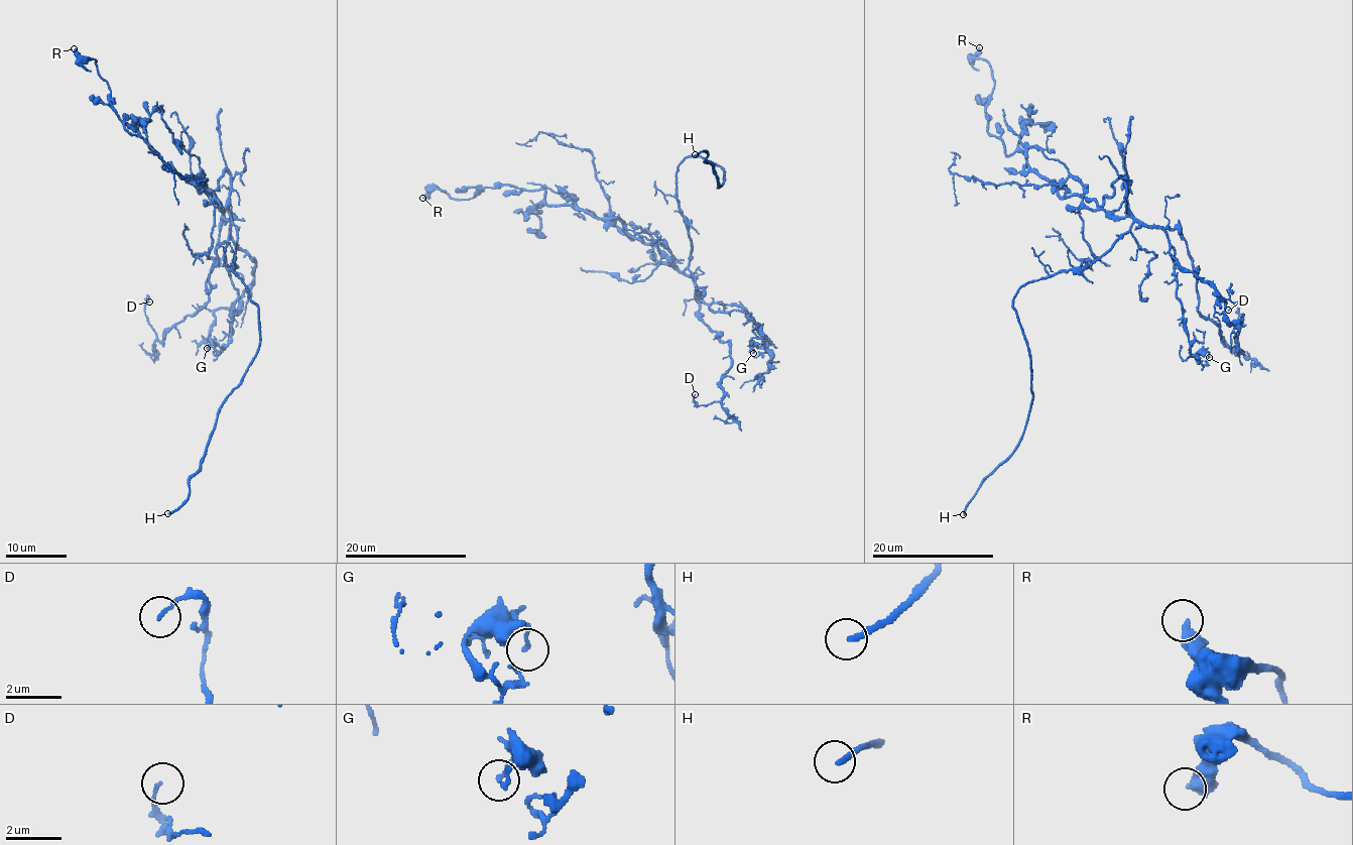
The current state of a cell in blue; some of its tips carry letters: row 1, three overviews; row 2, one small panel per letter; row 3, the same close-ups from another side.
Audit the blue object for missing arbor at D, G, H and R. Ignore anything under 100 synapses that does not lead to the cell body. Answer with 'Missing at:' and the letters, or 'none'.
Missing at: H

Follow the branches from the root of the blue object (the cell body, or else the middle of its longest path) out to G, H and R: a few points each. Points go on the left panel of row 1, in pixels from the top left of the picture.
G: (236, 247), (229, 214), (234, 217), (223, 263), (237, 290), (231, 341), (220, 351), (210, 342), (207, 348)
H: (236, 247), (232, 271), (258, 310), (260, 345), (242, 383), (221, 407), (189, 495), (167, 513)
R: (236, 247), (227, 209), (131, 135), (95, 58), (83, 61), (74, 48)

